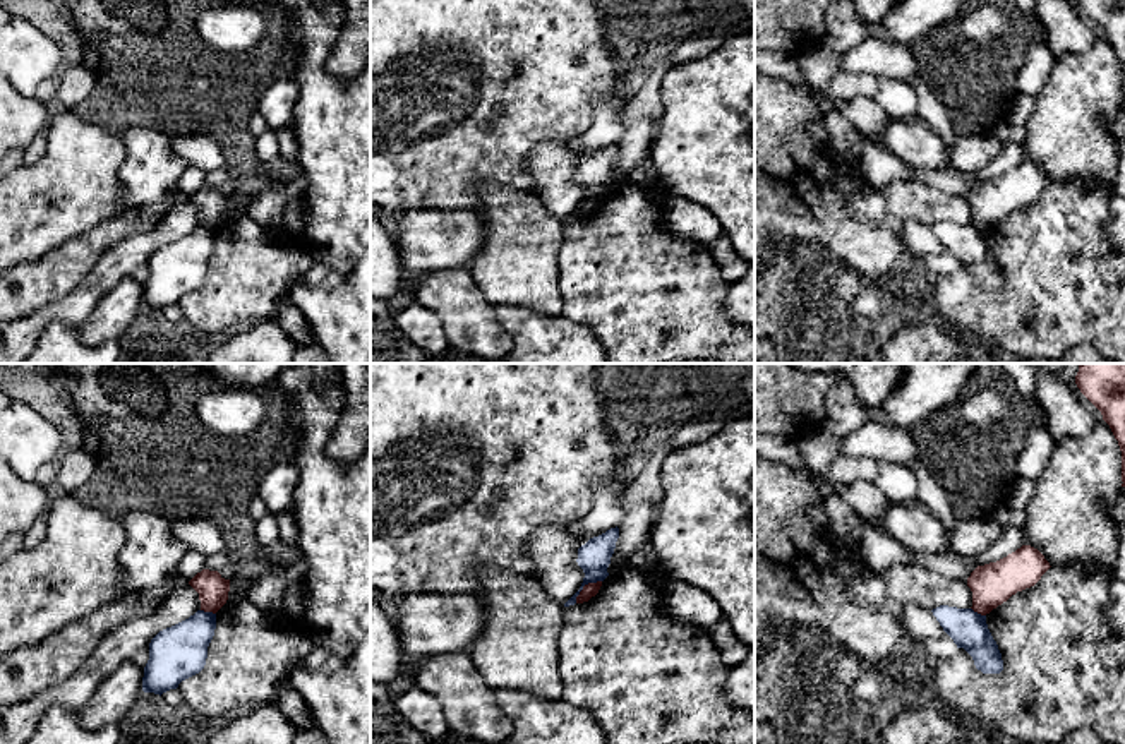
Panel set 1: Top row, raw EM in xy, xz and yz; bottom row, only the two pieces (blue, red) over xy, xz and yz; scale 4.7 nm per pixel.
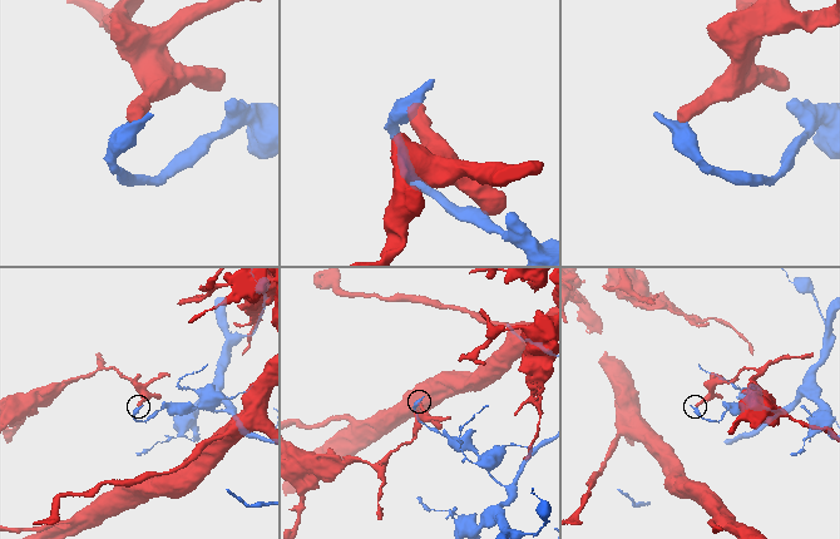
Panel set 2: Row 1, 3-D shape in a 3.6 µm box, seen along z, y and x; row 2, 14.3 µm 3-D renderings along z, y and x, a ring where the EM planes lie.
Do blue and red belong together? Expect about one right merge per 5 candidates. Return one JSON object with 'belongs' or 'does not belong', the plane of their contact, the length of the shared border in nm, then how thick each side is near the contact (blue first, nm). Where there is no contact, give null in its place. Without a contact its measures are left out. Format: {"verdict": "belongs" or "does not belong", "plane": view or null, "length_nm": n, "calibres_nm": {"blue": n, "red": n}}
{"verdict": "does not belong", "plane": "xz", "length_nm": 170, "calibres_nm": {"blue": 160, "red": 70}}

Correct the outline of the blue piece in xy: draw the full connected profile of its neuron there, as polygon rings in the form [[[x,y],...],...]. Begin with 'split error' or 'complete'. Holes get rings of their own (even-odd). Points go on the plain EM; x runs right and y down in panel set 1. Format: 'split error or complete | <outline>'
complete | [[[197,226],[189,235],[159,247],[149,259],[142,307],[163,310],[199,290],[214,252],[216,230]]]

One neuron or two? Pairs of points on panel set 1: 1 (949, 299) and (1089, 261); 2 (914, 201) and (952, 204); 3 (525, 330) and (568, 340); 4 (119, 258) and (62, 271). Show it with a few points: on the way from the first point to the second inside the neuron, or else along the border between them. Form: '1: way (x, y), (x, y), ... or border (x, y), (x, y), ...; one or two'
1: way (983, 302), (1048, 302), (1055, 295); one
2: way (923, 203), (944, 204); one
3: way (535, 336), (539, 340), (558, 340); one
4: border (127, 237), (115, 242), (69, 292); two

